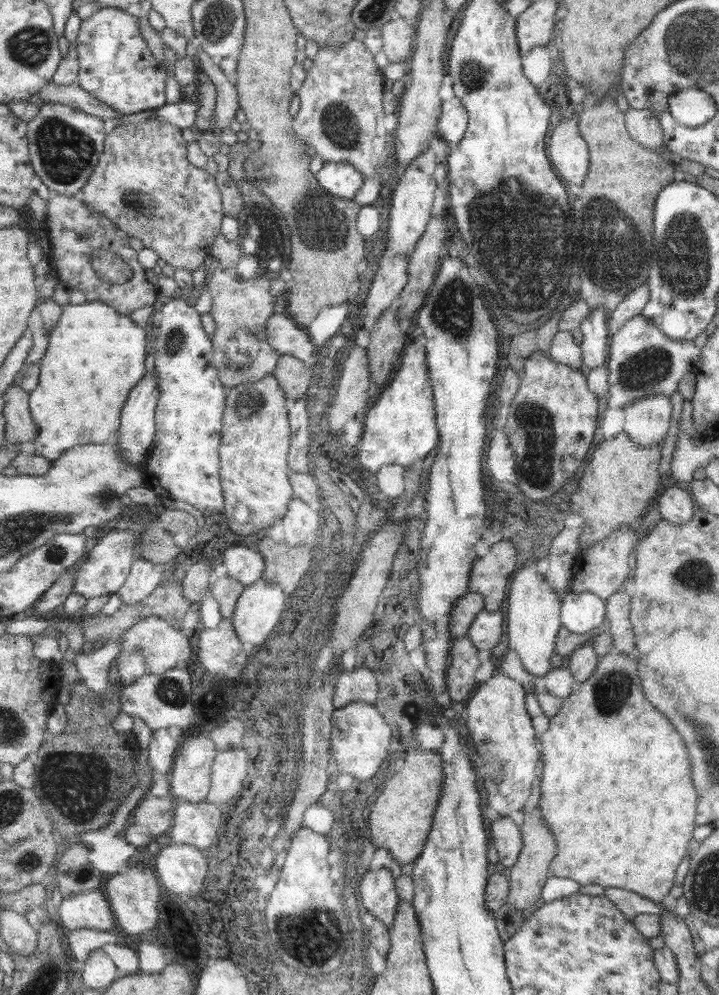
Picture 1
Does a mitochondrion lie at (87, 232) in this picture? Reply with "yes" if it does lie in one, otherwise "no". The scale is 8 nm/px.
yes

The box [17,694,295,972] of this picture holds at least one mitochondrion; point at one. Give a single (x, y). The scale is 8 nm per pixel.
(62, 782)

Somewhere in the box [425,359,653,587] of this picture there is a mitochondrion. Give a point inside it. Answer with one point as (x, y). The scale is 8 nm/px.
(537, 423)

